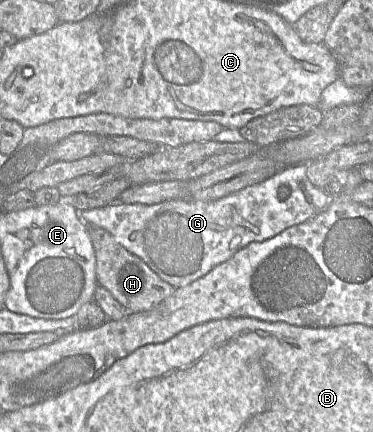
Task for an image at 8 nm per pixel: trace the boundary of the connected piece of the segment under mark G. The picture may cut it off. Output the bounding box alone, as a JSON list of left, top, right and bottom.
[79,163,335,289]

